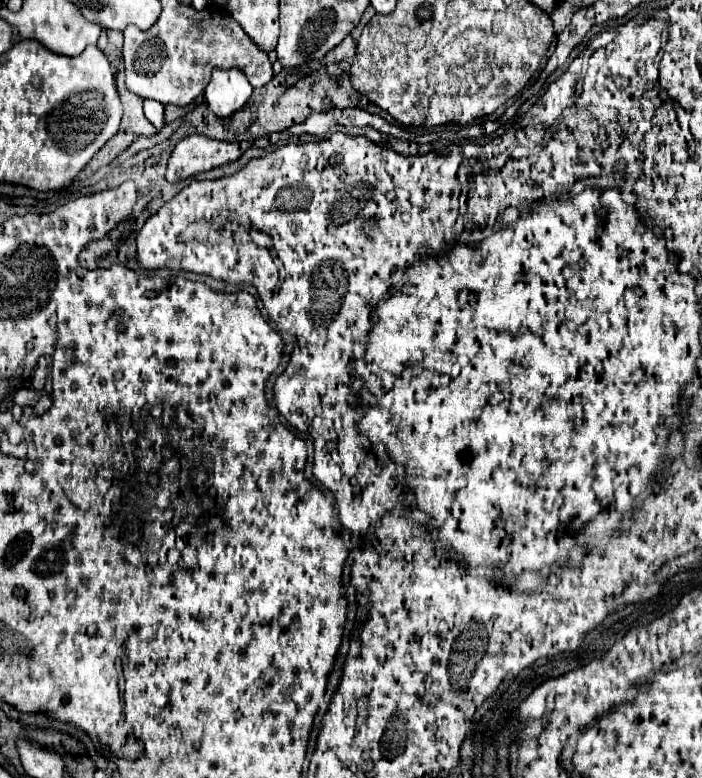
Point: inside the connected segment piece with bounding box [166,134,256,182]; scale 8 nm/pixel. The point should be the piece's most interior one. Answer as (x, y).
(197, 153)

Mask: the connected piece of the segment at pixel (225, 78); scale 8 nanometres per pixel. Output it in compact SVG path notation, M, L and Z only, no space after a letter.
M214 68L212 78L204 90L204 98L208 108L216 116L230 116L232 112L240 110L252 94L252 86L242 70L222 70Z

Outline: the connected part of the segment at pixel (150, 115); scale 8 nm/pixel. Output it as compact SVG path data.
M144 100L144 114L146 118L154 124L154 126L162 126L162 118L164 118L164 106L158 104L156 100Z

